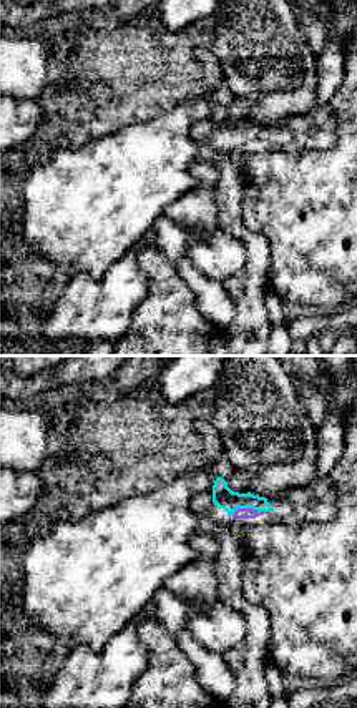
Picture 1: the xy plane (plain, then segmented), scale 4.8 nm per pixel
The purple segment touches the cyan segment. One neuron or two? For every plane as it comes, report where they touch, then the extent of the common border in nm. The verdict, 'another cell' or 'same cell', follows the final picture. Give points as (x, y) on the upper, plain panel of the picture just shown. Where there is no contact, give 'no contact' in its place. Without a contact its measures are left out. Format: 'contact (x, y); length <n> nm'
contact (244, 137); length 140 nm

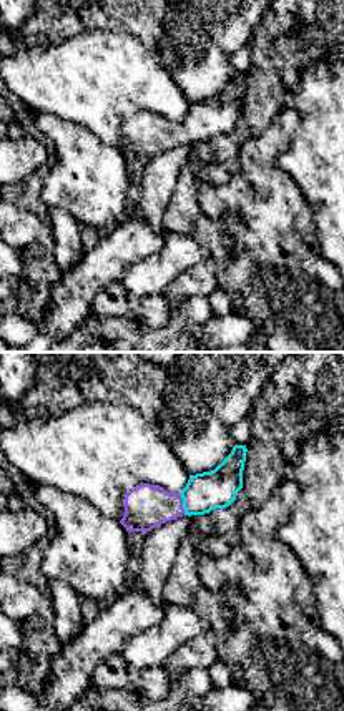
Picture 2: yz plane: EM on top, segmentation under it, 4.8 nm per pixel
contact (181, 132); length 100 nm

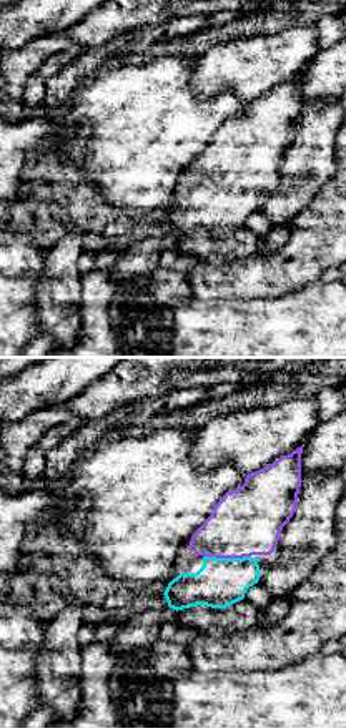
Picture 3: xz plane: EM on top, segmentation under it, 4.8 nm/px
contact (228, 185); length 220 nm

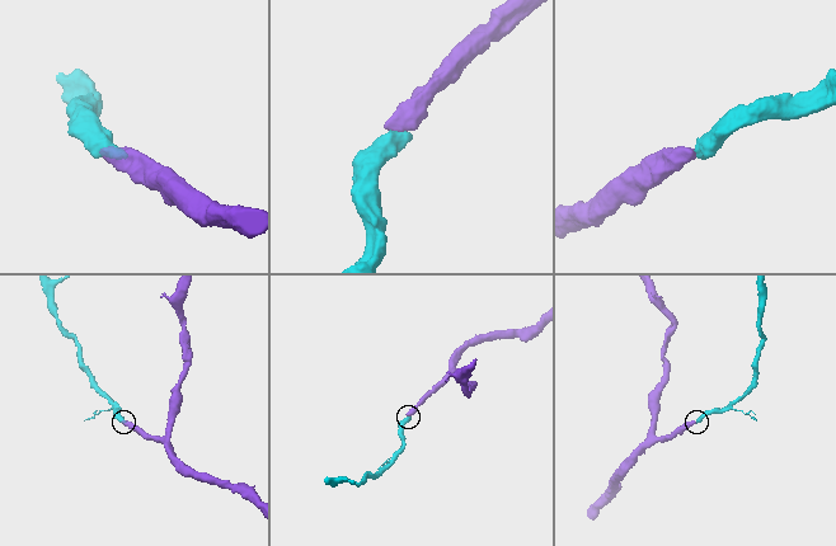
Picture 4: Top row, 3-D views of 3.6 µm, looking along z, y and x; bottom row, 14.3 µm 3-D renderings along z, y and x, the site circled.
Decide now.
same cell

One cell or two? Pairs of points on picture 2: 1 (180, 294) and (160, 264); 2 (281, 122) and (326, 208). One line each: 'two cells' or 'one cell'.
1: two cells
2: two cells

